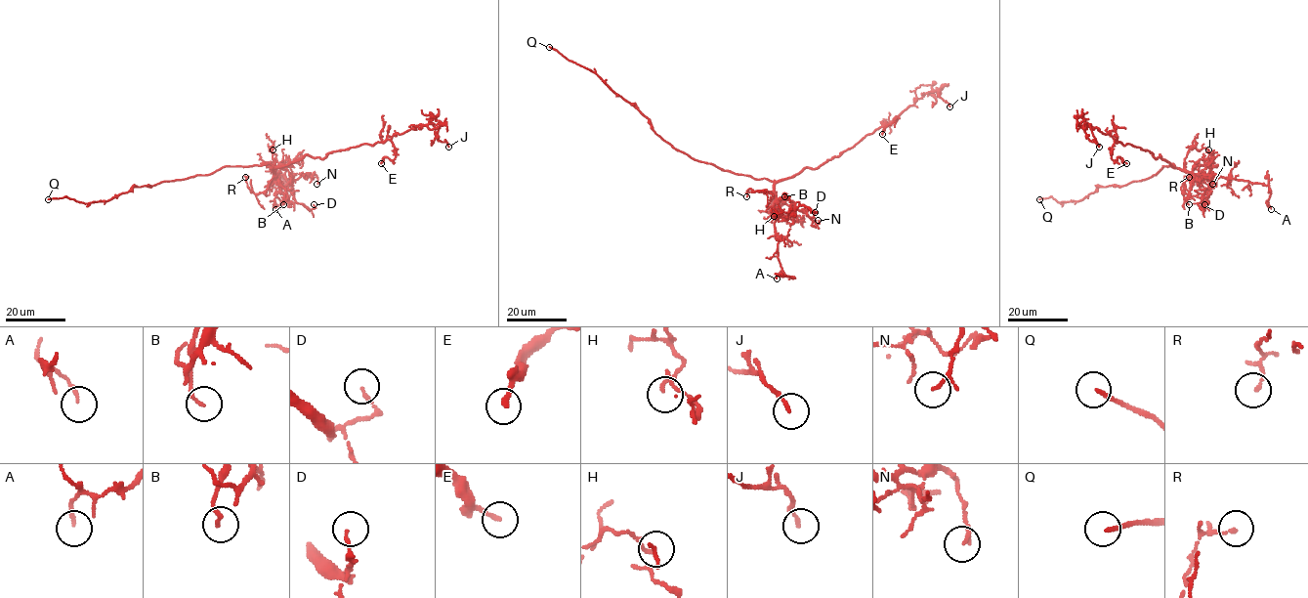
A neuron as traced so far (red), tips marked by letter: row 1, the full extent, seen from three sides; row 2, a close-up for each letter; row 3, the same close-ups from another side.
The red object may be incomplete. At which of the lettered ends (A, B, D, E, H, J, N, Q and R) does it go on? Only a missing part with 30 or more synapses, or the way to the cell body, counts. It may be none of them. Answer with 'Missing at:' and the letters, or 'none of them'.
Missing at: Q

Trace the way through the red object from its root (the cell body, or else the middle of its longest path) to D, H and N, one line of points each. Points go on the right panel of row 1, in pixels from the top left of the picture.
D: (1170, 165), (1172, 163), (1209, 181), (1210, 188), (1204, 189), (1198, 203), (1202, 209), (1204, 204)
H: (1170, 165), (1172, 163), (1183, 169), (1190, 149), (1208, 149)
N: (1170, 165), (1172, 163), (1188, 171), (1194, 167), (1193, 174), (1199, 180), (1215, 174), (1212, 184)

